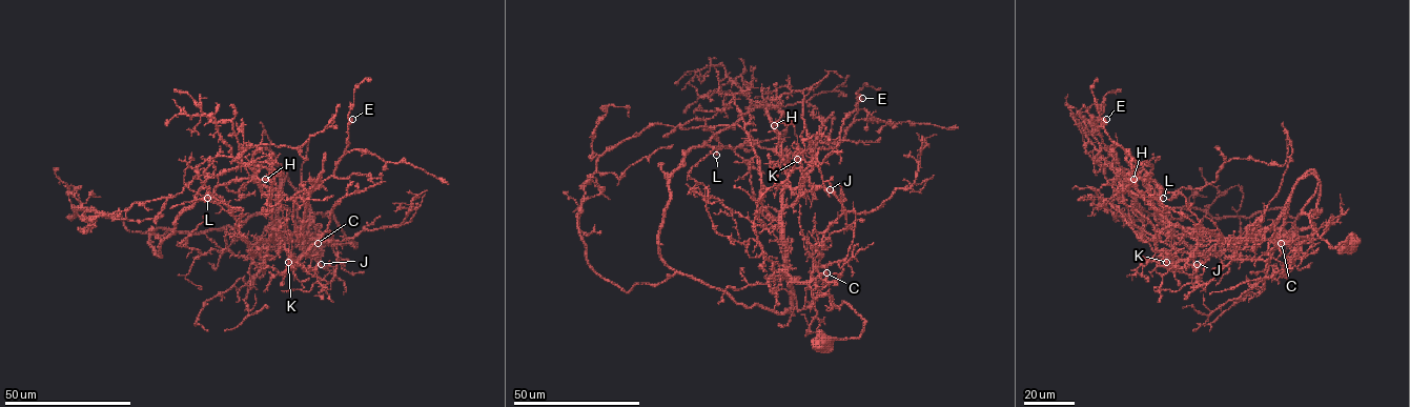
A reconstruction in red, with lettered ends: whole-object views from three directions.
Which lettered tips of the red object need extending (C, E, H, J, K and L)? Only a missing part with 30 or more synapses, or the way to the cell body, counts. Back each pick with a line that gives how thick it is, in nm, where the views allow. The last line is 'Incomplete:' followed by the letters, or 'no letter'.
L: 320 nm thick
Incomplete: L

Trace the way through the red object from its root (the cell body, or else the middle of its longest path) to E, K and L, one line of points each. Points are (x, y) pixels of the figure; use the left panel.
E: (314, 244), (355, 246), (287, 175), (281, 189), (271, 238), (292, 259), (279, 201), (333, 175), (352, 119)
K: (314, 244), (355, 246), (287, 175), (271, 238), (276, 230), (288, 262)
L: (314, 244), (355, 246), (287, 175), (271, 238), (292, 259), (287, 210), (269, 188), (238, 179), (207, 198)

